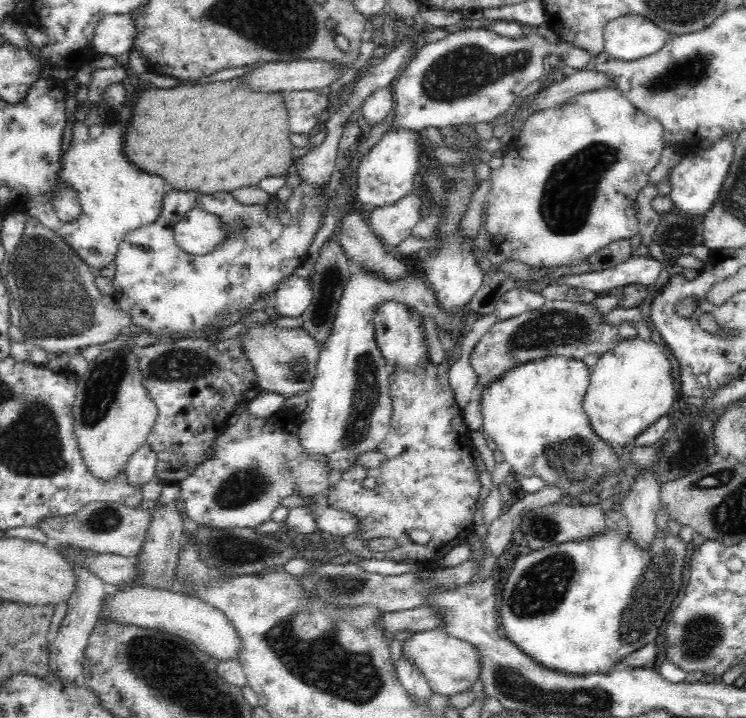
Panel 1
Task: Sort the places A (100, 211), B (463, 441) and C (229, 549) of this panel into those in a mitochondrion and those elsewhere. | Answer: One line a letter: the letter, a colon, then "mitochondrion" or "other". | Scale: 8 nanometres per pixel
A: other
B: other
C: mitochondrion

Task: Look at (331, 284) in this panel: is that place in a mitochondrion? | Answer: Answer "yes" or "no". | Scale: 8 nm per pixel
yes

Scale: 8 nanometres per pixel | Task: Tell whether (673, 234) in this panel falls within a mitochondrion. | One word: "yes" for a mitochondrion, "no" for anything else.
yes

